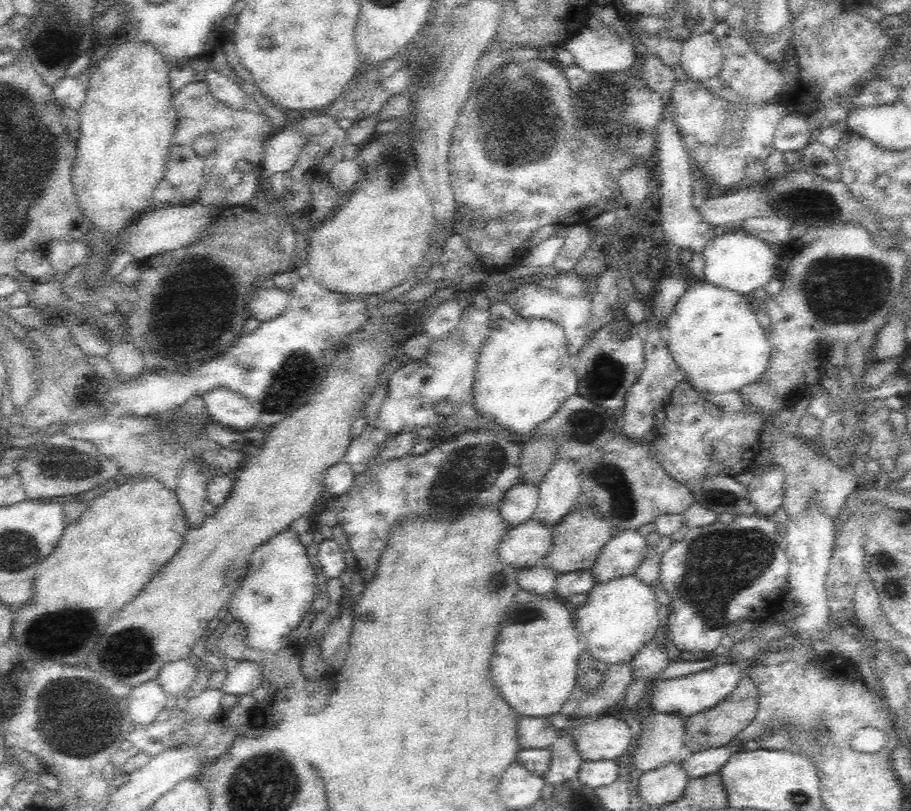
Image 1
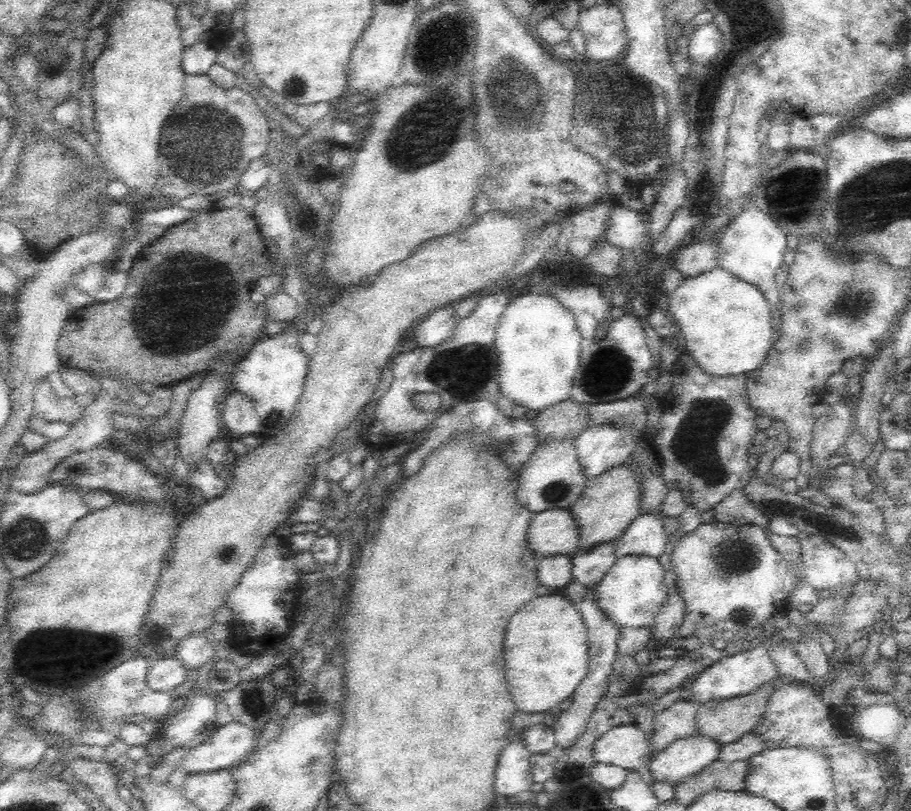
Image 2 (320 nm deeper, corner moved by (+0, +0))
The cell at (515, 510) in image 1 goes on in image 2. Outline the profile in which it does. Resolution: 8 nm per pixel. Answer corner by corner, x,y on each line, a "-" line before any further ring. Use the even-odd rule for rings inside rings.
574,439
540,443
516,475
518,503
532,513
540,513
549,509
569,509
571,504
580,498
587,481
582,465
578,461

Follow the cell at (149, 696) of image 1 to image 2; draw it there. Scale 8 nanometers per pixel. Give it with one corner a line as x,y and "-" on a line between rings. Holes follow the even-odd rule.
175,656
162,658
149,664
146,683
156,692
170,694
174,688
178,688
187,680
188,672
188,667

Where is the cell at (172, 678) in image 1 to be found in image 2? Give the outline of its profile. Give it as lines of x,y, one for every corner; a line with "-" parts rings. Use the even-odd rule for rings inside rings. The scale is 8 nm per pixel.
204,633
184,638
175,646
175,658
178,658
188,670
200,668
214,661
215,643

